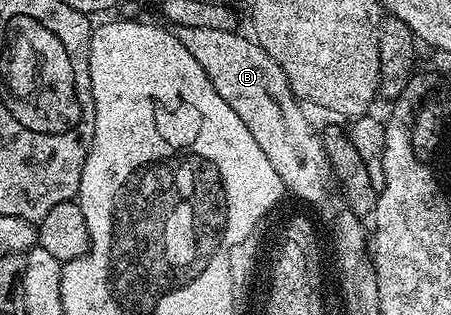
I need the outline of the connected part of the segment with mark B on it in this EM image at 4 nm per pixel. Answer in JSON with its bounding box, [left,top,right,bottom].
[174,26,334,202]

